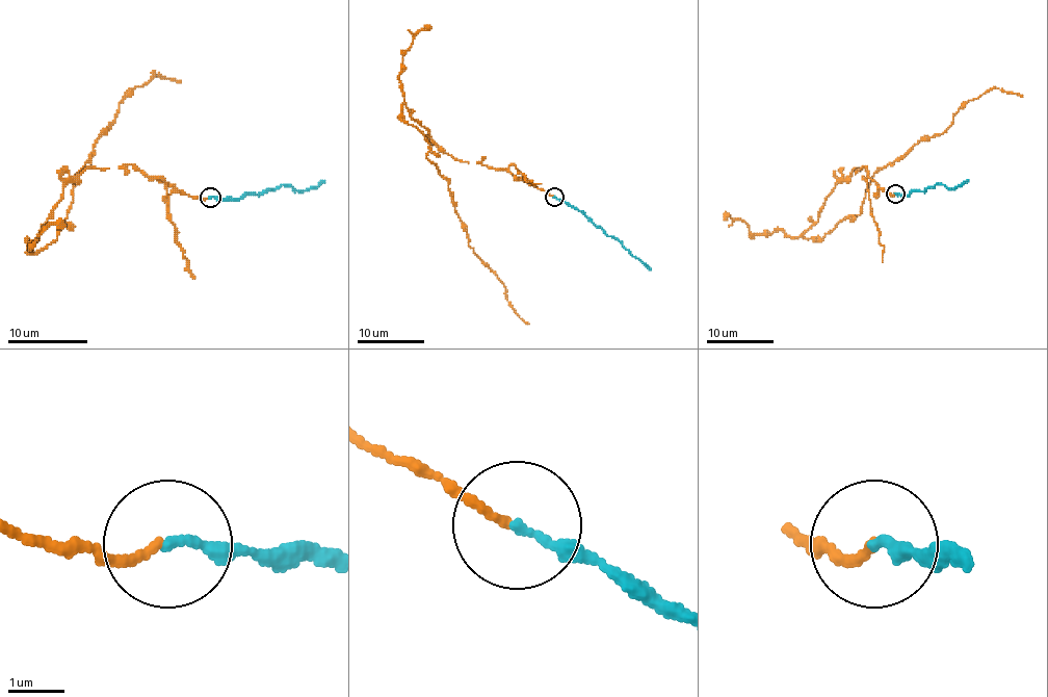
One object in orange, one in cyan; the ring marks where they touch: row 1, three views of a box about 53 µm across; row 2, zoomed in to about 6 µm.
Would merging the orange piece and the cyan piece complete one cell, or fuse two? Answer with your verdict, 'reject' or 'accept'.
accept

